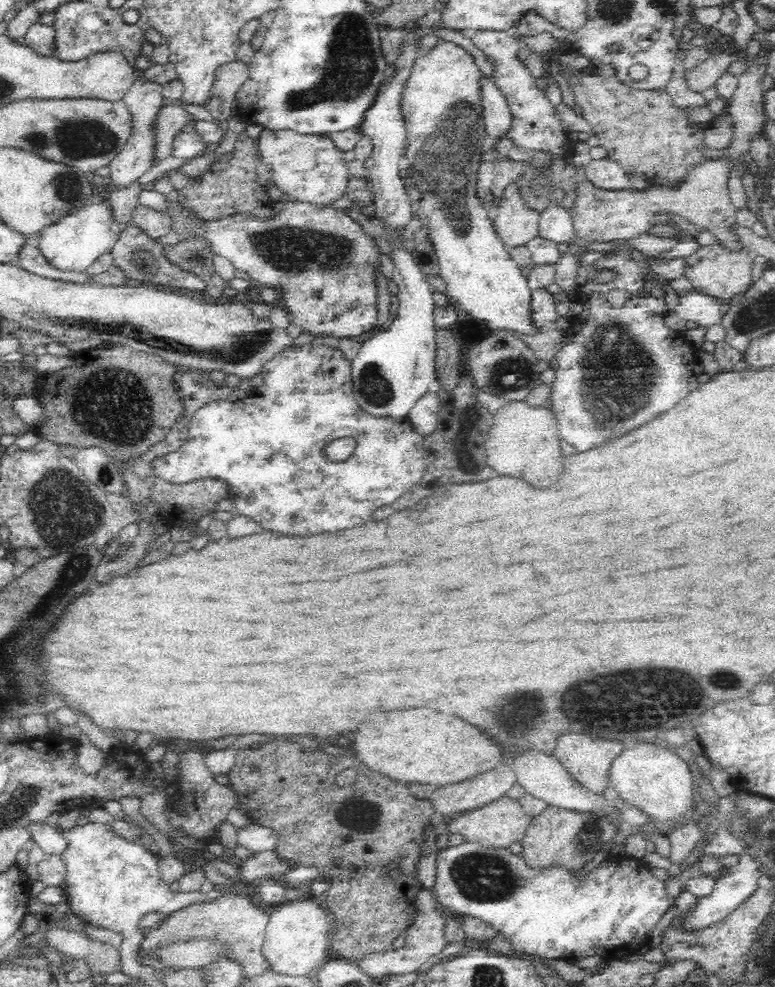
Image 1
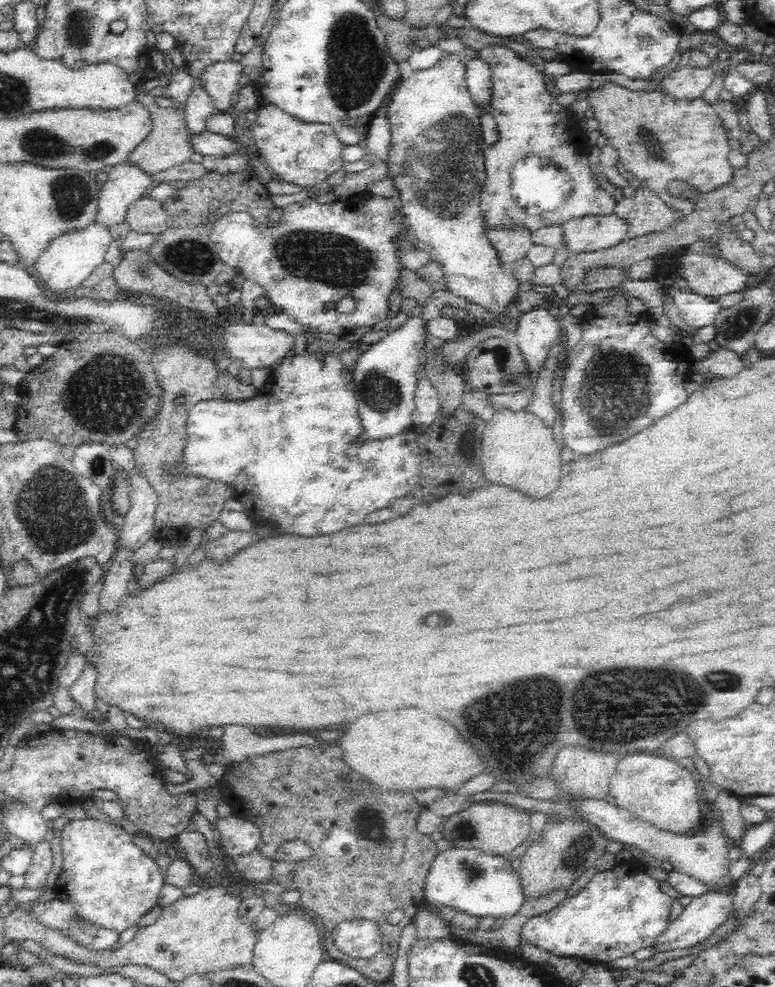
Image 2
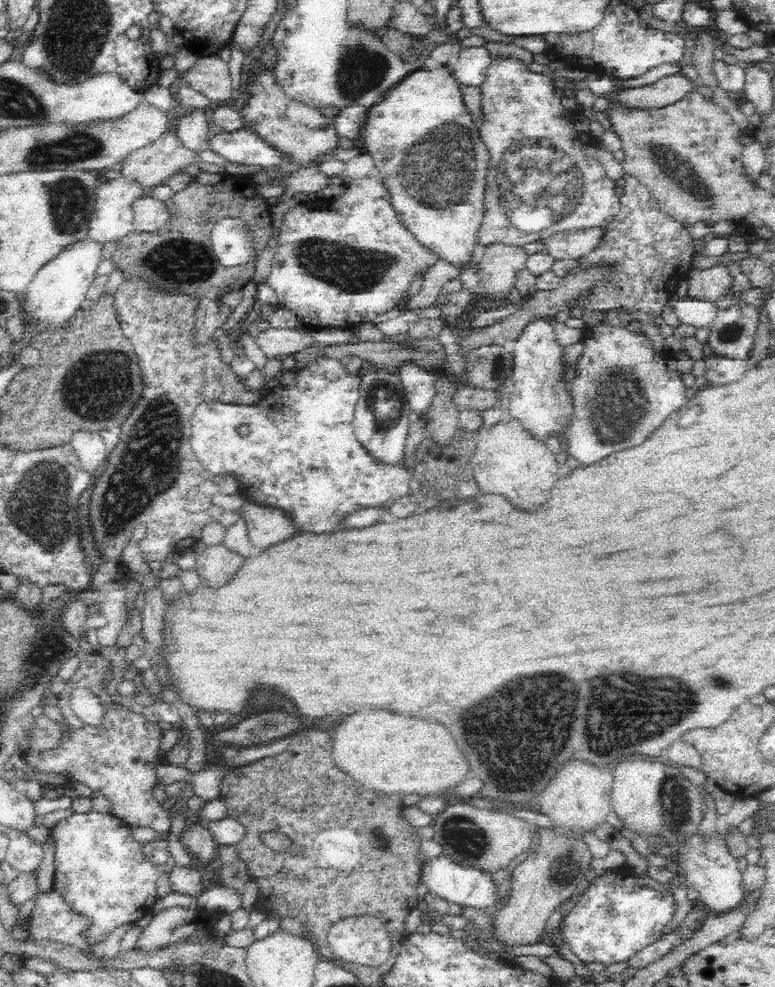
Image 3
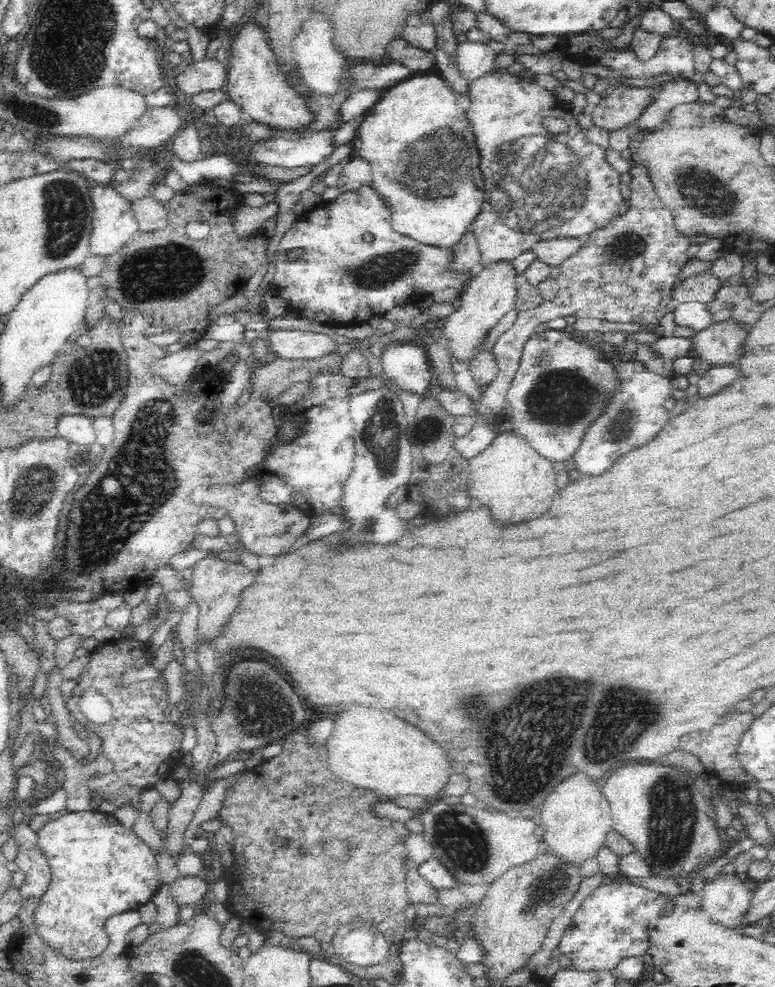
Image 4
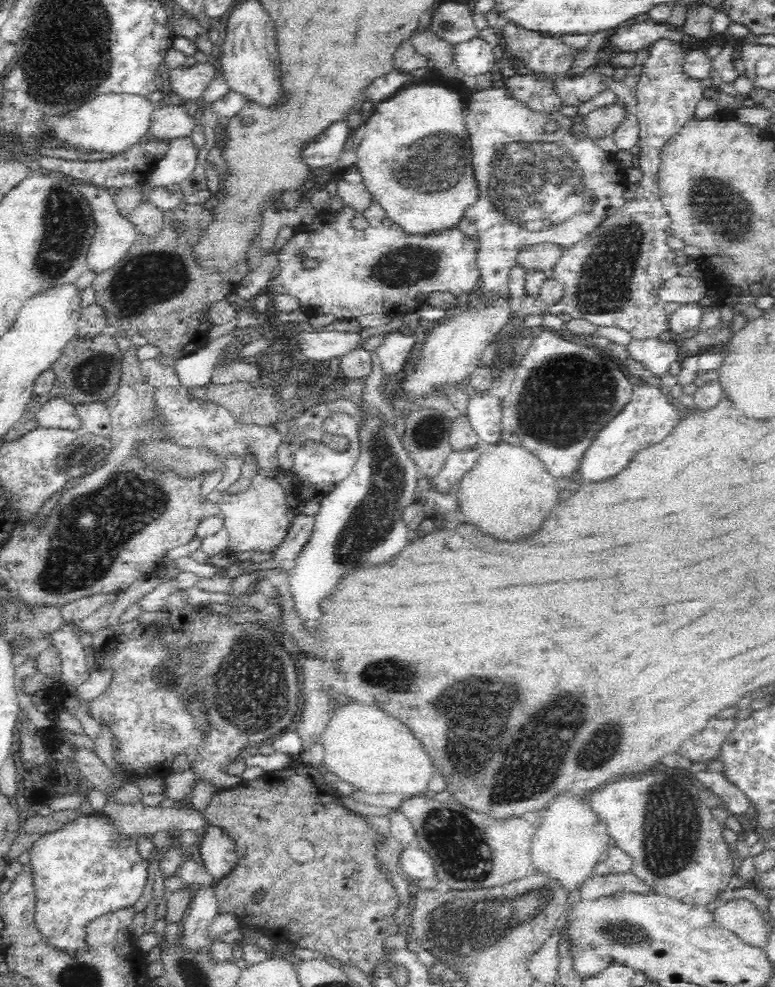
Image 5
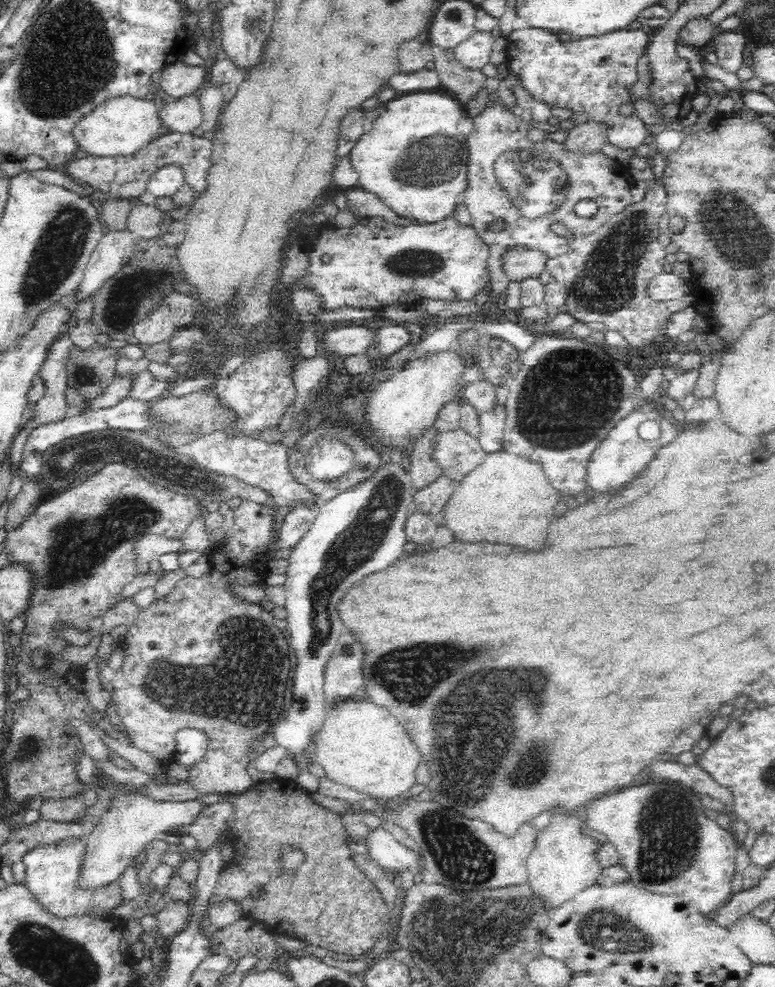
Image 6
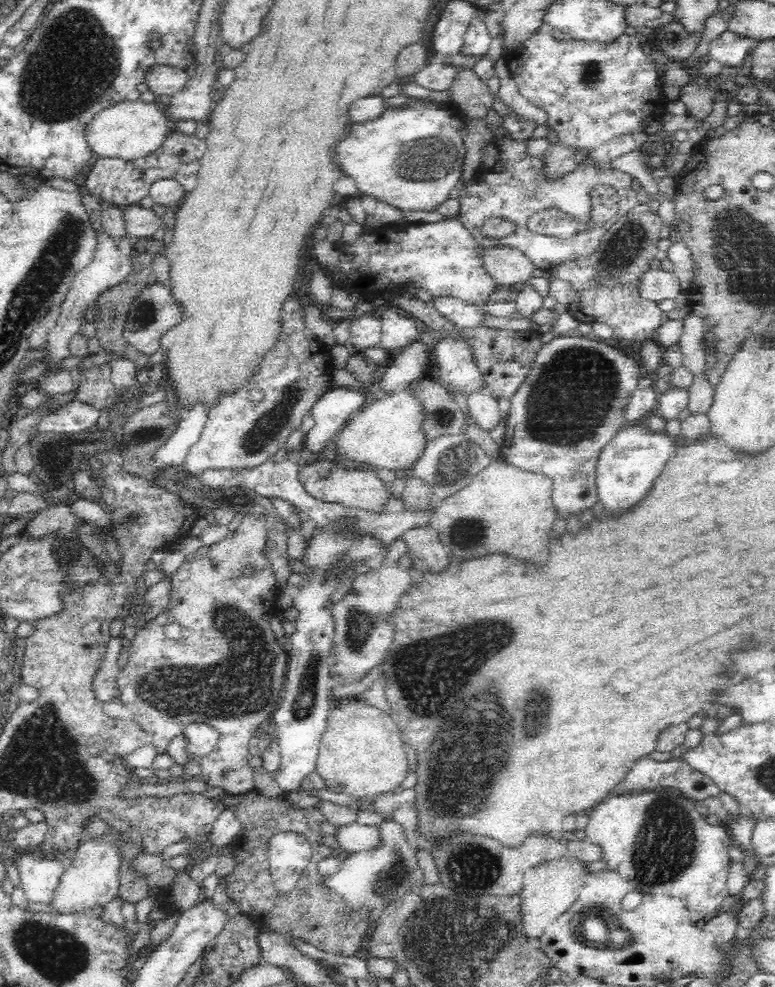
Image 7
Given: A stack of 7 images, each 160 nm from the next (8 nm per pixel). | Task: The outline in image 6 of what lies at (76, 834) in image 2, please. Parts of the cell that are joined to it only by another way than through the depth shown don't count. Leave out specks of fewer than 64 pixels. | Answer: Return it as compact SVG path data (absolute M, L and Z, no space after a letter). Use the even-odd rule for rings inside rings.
M86 837L64 839L54 844L40 845L22 856L25 865L25 885L54 918L74 918L84 914L102 914L113 912L122 905L122 886L120 881L113 880L98 888L83 888L80 885L80 874L86 858Z

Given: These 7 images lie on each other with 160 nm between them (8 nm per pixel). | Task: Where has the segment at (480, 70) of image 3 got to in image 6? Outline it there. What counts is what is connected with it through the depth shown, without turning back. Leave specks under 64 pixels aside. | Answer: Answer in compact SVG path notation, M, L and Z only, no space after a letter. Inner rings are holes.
M474 32L453 48L457 62L466 70L481 70L490 62L494 40L490 32Z

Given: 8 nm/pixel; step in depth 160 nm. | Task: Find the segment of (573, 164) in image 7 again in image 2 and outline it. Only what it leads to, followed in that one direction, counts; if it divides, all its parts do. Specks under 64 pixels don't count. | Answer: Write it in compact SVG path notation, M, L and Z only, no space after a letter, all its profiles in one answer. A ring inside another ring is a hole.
M682 62L675 71L666 74L660 83L660 90L682 99L695 99L706 92L716 78L712 62L703 67L690 66Z

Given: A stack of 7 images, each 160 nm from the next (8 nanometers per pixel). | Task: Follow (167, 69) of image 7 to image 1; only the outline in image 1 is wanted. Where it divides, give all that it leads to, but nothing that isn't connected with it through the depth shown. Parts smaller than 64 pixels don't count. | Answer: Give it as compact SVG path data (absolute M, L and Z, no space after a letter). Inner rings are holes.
M238 59L224 63L215 72L215 80L205 109L212 114L214 122L226 122L232 116L235 92L249 77L249 65Z

